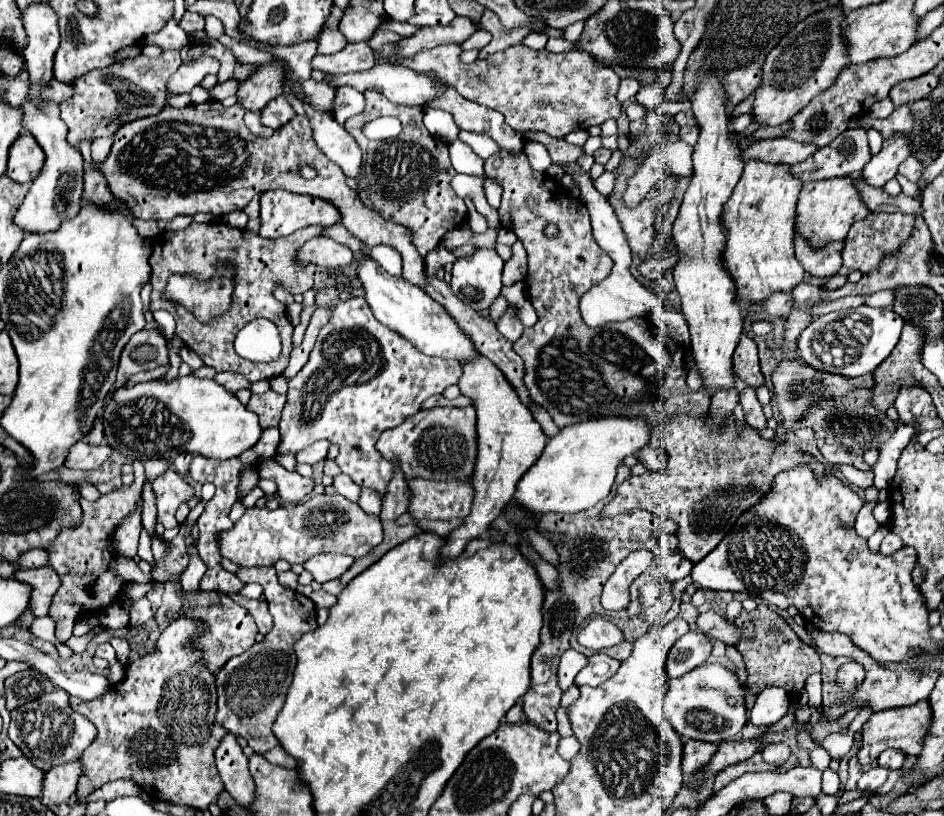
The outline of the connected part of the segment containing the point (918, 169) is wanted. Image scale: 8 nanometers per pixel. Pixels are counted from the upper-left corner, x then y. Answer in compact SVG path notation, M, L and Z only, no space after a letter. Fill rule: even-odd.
M911 155L911 157L907 157L905 161L901 161L901 165L899 165L899 173L901 173L901 175L905 175L909 181L917 183L917 181L921 179L923 167L921 167L921 165L915 161L915 157Z

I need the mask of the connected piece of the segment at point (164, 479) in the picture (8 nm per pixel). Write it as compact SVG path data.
M167 469L153 481L153 491L157 495L157 519L165 525L165 529L177 527L175 511L183 501L189 501L195 495L193 487L173 469Z

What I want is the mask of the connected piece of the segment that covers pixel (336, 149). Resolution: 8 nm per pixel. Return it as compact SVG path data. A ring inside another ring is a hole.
M305 105L305 109L313 125L313 137L317 145L343 169L347 177L357 179L361 167L361 149L355 139L333 117L327 119L327 115L313 111L309 105Z

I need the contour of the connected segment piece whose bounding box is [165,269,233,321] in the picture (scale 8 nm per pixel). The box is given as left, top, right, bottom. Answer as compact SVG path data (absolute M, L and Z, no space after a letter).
M225 269L221 277L211 283L199 283L193 277L171 275L165 295L181 301L187 309L195 311L201 321L209 321L211 317L217 317L229 309L231 291L231 273Z

